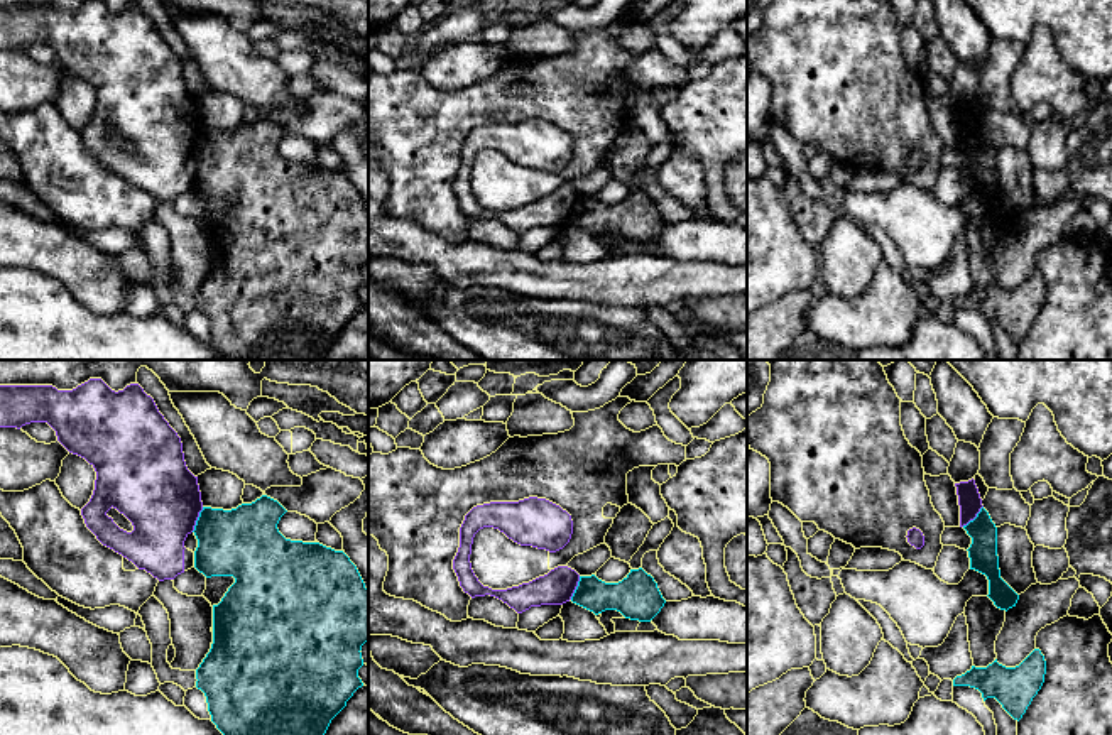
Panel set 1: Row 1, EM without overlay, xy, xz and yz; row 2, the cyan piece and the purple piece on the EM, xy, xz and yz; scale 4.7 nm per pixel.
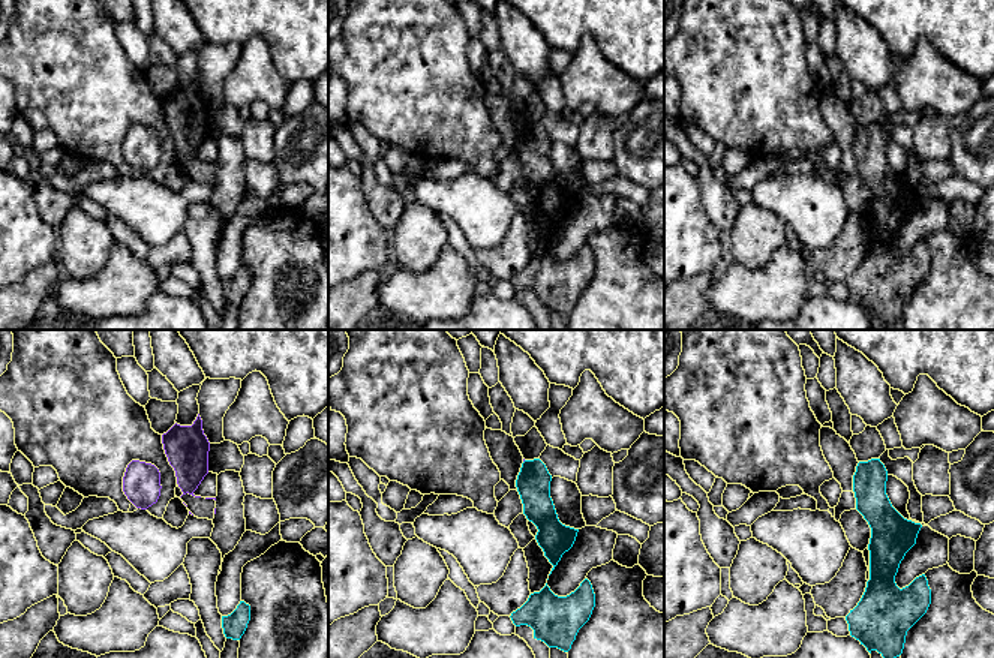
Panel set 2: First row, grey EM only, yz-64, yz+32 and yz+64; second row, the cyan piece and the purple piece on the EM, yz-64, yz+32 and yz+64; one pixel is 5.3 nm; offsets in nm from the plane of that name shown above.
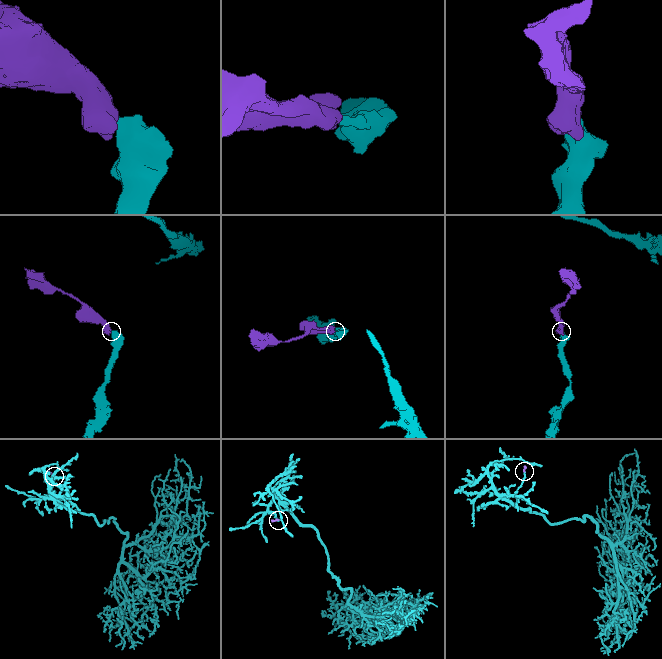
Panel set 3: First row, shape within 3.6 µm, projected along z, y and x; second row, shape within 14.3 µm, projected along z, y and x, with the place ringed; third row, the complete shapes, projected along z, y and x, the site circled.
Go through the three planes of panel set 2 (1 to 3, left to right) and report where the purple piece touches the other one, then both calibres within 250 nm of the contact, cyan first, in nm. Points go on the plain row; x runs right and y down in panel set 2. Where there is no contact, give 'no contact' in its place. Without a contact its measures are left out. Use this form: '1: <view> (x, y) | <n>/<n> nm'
1: no contact
2: no contact
3: no contact

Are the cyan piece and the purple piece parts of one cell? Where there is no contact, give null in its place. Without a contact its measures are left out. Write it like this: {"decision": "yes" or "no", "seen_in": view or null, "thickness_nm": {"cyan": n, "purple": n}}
{"decision": "no", "seen_in": "xy", "thickness_nm": {"cyan": 340, "purple": 380}}

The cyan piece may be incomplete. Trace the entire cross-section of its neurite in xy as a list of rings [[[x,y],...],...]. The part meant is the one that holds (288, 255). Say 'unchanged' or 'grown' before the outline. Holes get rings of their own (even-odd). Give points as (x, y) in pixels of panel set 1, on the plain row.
unchanged; [[[262,117],[255,123],[242,125],[232,132],[203,128],[193,152],[198,161],[194,189],[206,199],[235,199],[235,204],[228,210],[221,223],[213,226],[213,265],[196,291],[196,309],[204,314],[211,343],[223,355],[223,360],[323,360],[331,341],[346,328],[353,314],[363,308],[358,291],[363,287],[362,267],[368,264],[368,211],[357,188],[343,172],[335,172],[319,164],[286,161],[277,150],[286,133],[277,122]]]

